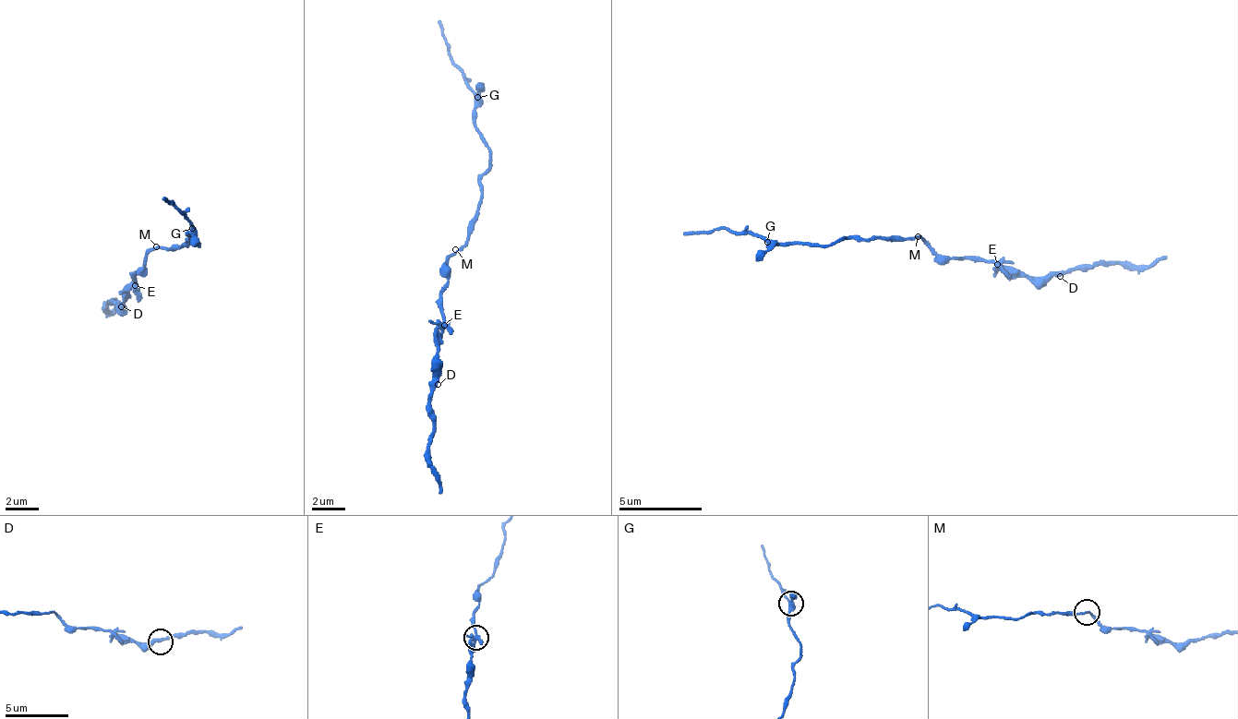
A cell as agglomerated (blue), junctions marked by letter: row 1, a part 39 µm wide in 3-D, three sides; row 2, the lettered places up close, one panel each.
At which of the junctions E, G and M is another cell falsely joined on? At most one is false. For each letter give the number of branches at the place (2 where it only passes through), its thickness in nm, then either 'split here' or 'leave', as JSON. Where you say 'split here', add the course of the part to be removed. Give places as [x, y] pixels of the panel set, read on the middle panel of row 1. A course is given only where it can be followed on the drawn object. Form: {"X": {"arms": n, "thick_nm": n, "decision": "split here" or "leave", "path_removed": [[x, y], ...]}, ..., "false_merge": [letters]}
{"E": {"arms": 2, "thick_nm": 320, "decision": "split here", "path_removed": [[445, 325], [438, 348], [429, 397], [428, 461], [440, 494]]}, "G": {"arms": 3, "thick_nm": 240, "decision": "leave"}, "M": {"arms": 2, "thick_nm": 170, "decision": "leave"}, "false_merge": ["E"]}

